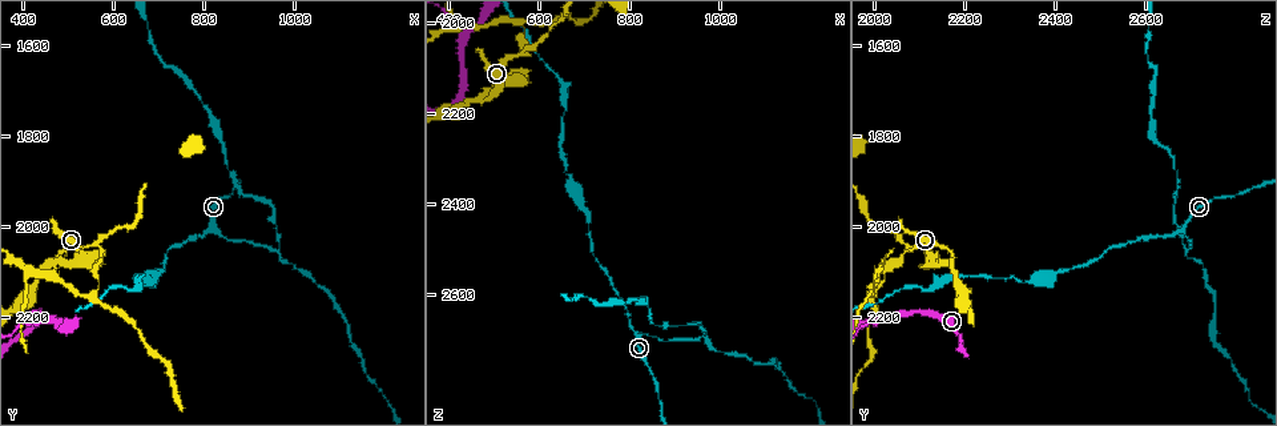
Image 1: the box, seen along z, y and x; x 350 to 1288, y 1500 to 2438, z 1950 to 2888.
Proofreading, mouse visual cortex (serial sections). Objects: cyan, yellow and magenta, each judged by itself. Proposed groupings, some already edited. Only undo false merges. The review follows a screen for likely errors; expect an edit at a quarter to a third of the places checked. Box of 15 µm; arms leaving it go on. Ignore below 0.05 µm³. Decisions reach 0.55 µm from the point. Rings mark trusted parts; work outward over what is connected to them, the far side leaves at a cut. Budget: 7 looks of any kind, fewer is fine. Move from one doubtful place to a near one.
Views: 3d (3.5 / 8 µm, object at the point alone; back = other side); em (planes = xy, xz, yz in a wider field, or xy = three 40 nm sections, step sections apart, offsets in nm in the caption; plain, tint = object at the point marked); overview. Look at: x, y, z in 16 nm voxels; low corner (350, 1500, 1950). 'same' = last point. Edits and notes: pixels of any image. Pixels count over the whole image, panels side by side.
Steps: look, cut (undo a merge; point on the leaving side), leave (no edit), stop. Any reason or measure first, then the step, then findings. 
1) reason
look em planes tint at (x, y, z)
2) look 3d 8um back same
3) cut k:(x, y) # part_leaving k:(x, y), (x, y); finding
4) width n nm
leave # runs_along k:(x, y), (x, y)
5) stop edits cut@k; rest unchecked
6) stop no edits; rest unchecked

three arms meet
look 3d 8um at (475, 2065, 2175)

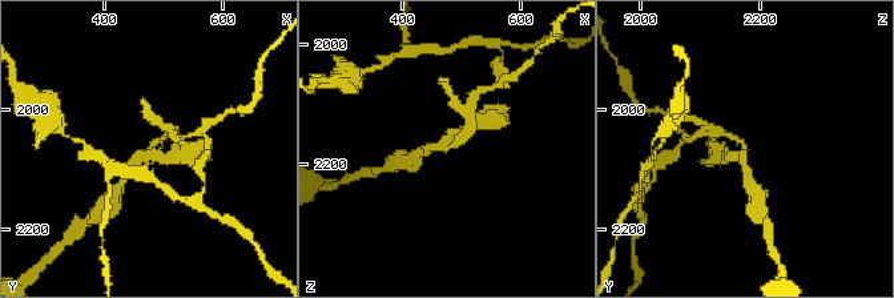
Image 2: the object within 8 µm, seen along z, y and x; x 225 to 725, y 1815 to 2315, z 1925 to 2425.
zoom in
look 3d 3.5um at (475, 2070, 2175)

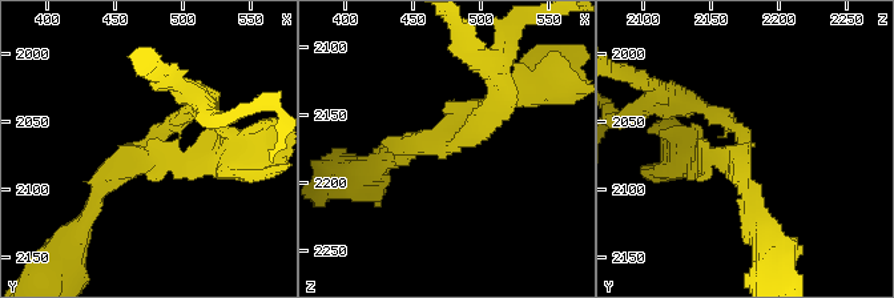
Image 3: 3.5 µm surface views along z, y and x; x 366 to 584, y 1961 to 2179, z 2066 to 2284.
arms 3; arm_widths 150, 200, 200 nm; need the tissue
look em xy step 5 tint at (472, 2070, 2174)

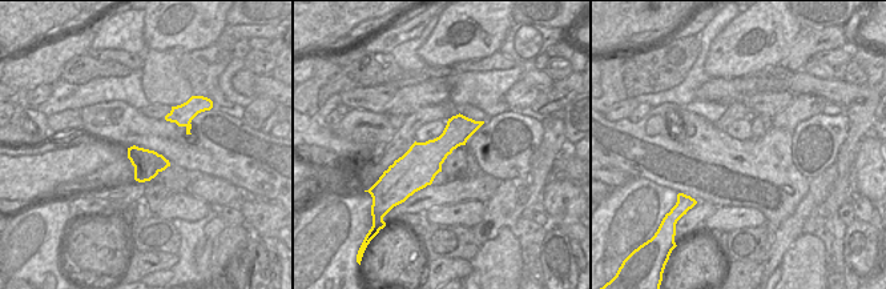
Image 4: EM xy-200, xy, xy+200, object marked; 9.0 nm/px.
cut 3:(192, 152) # part_leaving 3:(160, 158), (193, 166), (270, 147); a second cell is stuck on

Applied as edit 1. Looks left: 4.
three arms meet
look 3d 3.5um at (570, 2040, 2065)

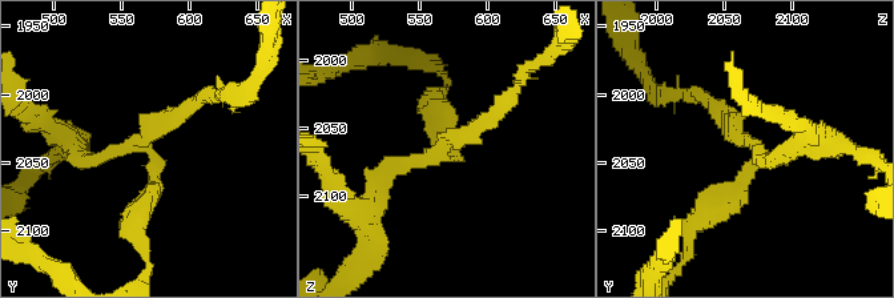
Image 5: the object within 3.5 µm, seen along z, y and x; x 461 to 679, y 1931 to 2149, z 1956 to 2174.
look em xy step 1 tint at (564, 2038, 2070)

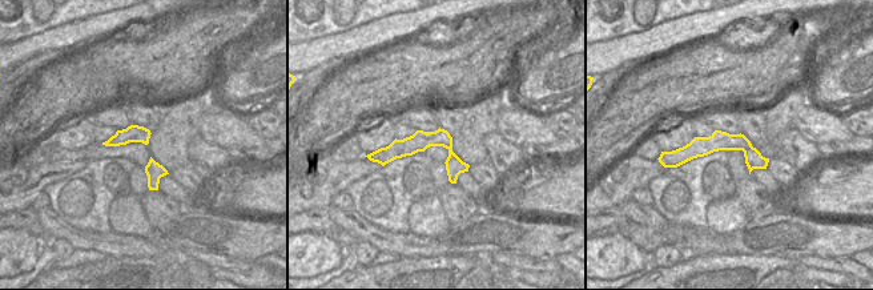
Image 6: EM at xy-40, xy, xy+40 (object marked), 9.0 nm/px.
width 190 nm
cut 5:(447, 123) # border 6:(751, 145), (744, 152); two cells meet here

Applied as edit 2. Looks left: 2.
stop edits cut@3, cut@5; rest unchecked

